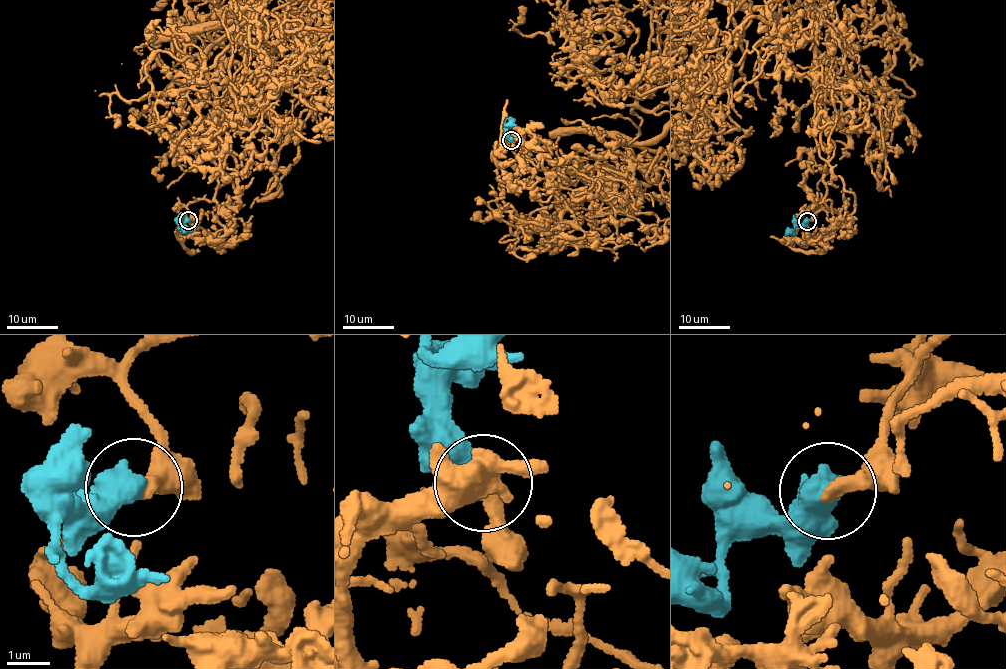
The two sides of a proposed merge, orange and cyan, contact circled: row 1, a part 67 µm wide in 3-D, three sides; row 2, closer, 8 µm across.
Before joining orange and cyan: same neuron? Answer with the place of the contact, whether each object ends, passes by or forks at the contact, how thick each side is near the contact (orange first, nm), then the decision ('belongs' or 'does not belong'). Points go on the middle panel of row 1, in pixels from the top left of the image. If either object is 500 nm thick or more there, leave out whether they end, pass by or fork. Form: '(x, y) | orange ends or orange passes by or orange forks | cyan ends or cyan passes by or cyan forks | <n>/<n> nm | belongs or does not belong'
(511, 140) | 340/750 nm | belongs

